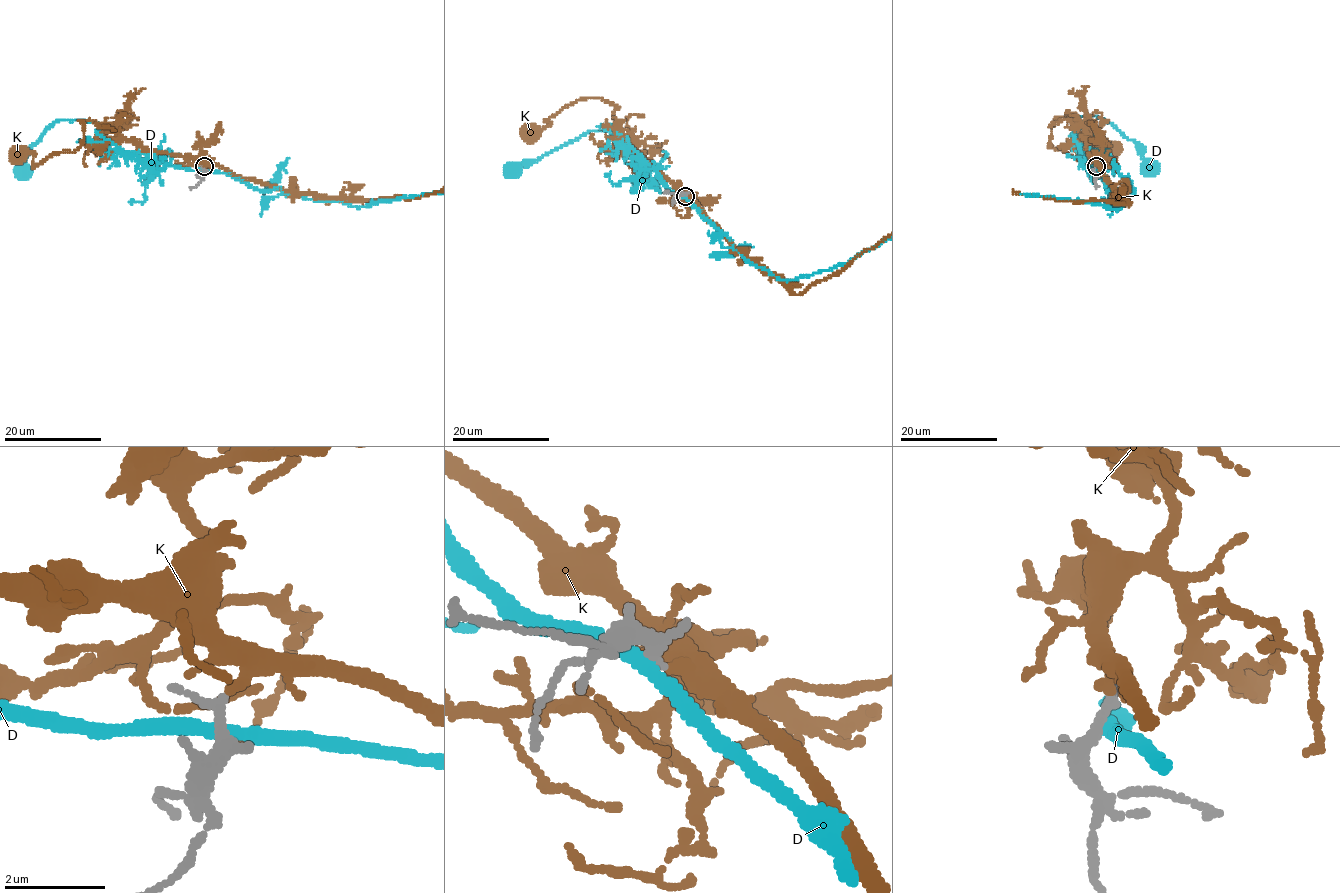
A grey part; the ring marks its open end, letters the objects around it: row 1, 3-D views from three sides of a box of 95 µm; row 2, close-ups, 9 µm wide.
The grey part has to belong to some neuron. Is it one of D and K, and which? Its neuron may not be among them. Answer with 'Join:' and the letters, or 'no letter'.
Join: K

